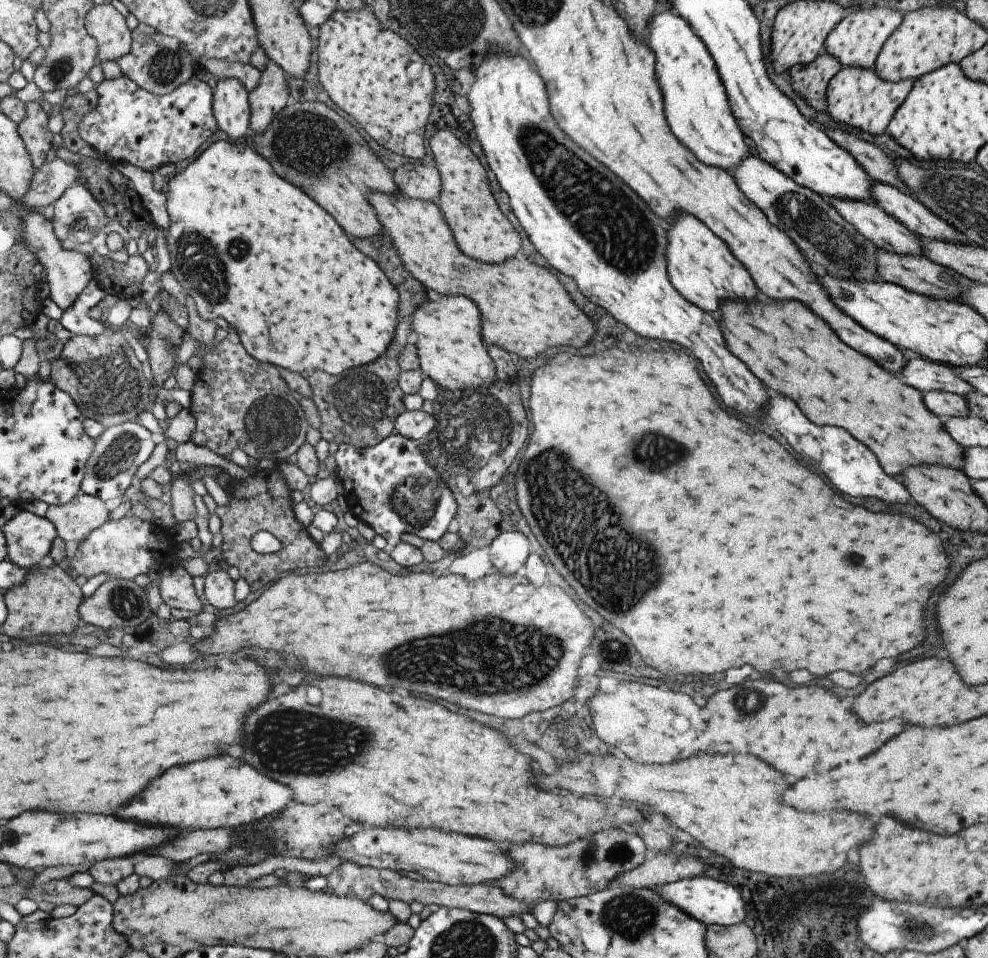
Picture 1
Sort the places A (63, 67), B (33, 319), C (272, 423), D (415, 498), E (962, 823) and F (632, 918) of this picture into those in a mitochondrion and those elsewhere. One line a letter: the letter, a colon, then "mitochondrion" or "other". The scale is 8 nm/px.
A: mitochondrion
B: other
C: mitochondrion
D: mitochondrion
E: other
F: mitochondrion

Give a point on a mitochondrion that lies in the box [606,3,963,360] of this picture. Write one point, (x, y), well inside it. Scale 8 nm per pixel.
(796, 210)

